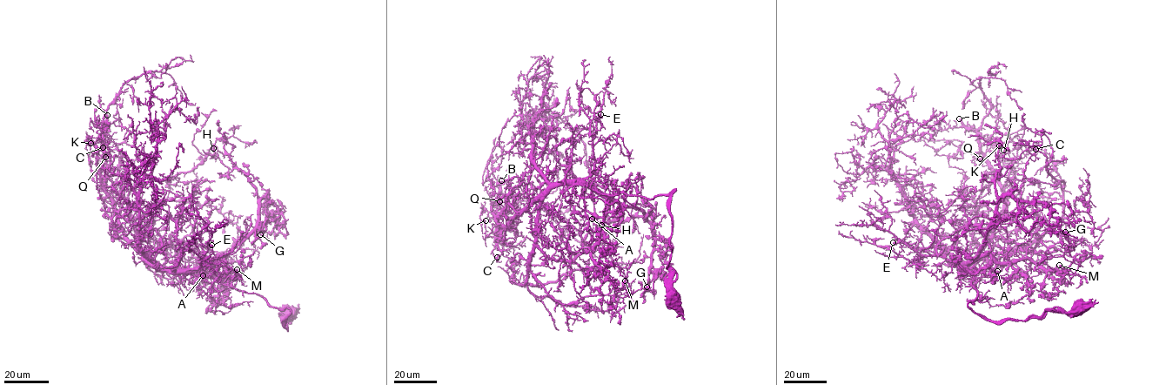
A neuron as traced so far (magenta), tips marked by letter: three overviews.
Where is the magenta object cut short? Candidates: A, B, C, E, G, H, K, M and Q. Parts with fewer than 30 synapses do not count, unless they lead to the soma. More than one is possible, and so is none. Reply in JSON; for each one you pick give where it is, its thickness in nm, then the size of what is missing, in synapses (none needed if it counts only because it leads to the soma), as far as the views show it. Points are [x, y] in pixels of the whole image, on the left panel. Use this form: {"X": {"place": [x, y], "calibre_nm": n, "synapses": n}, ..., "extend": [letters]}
{"B": {"place": [107, 115], "calibre_nm": 550, "synapses": 550}, "extend": ["B"]}

